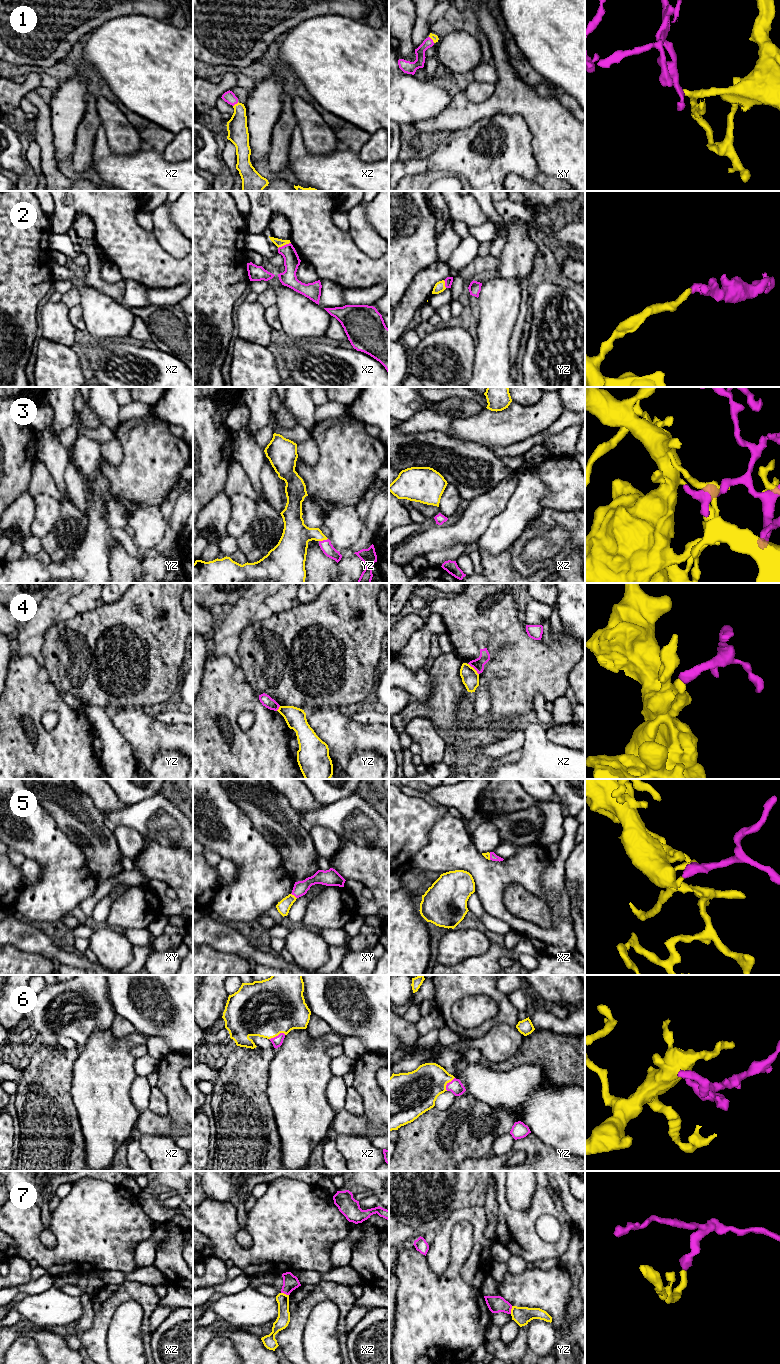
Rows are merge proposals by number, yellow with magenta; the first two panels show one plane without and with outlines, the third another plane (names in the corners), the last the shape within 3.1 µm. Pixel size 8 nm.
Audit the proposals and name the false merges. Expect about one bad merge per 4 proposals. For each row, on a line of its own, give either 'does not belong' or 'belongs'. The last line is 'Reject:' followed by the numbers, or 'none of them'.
1: belongs
2: belongs
3: belongs
4: does not belong
5: belongs
6: belongs
7: does not belong
Reject: 4, 7

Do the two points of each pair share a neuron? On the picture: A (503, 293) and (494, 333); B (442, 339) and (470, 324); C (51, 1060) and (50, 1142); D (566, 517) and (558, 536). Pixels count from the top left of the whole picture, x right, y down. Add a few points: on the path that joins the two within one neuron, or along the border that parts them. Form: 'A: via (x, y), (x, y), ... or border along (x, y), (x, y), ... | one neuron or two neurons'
A: via (499, 303), (496, 323) | one neuron
B: border along (460, 325), (470, 334), (475, 345) | two neurons
C: via (49, 1080), (49, 1122) | one neuron
D: border along (565, 526), (555, 525), (540, 535) | two neurons

